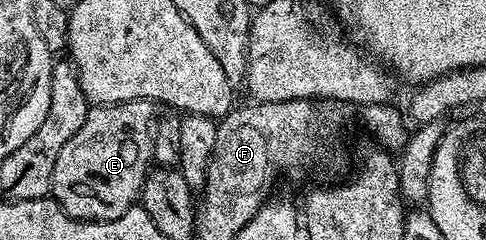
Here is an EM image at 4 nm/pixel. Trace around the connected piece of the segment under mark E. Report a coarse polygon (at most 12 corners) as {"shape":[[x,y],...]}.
{"shape":[[156,106],[88,108],[57,155],[67,215],[115,220],[154,160]]}

